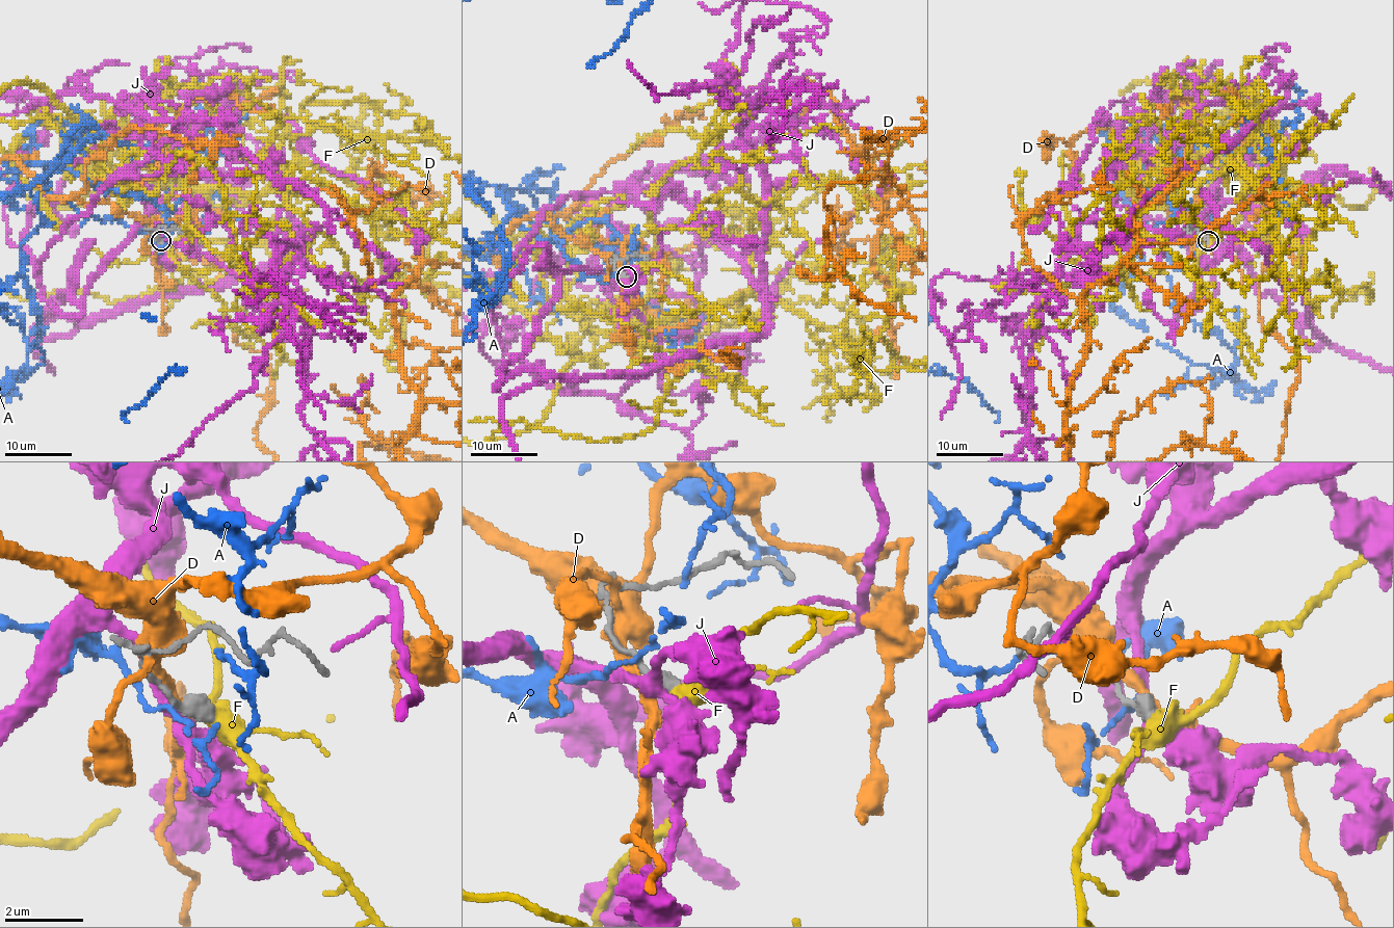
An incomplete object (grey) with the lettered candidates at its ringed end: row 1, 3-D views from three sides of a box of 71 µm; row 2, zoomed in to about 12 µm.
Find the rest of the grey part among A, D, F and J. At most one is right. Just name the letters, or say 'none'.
F

